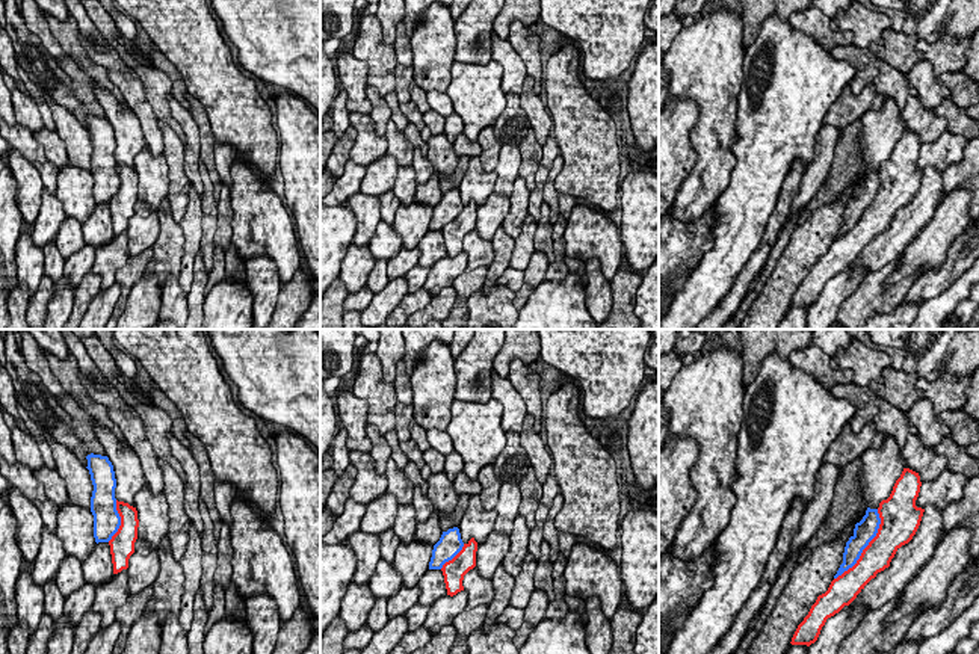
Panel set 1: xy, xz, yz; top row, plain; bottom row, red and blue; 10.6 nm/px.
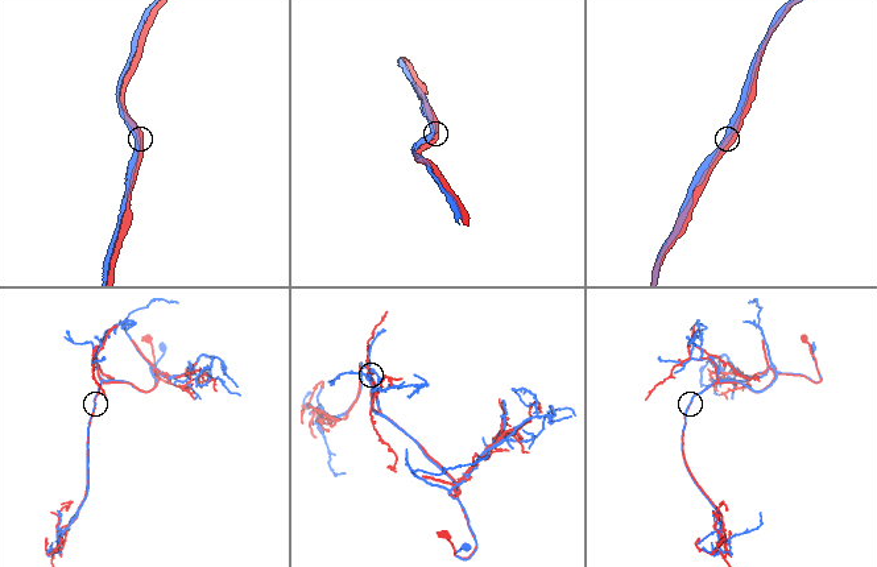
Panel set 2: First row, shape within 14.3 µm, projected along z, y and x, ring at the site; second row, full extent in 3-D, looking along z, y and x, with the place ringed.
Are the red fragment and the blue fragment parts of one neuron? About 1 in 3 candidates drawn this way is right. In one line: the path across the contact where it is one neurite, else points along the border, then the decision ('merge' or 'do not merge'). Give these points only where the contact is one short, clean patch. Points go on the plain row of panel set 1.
do not merge

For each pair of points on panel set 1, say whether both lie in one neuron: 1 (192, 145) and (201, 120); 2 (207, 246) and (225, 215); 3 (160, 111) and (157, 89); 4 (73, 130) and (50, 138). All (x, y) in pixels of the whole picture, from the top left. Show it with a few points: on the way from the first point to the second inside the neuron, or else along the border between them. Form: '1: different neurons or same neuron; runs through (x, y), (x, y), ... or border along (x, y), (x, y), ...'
1: different neurons; border along (188, 111), (198, 129), (200, 157)
2: different neurons; border along (218, 201), (213, 245)
3: same neuron; runs through (160, 106), (157, 94)
4: different neurons; border along (56, 129), (70, 163)

